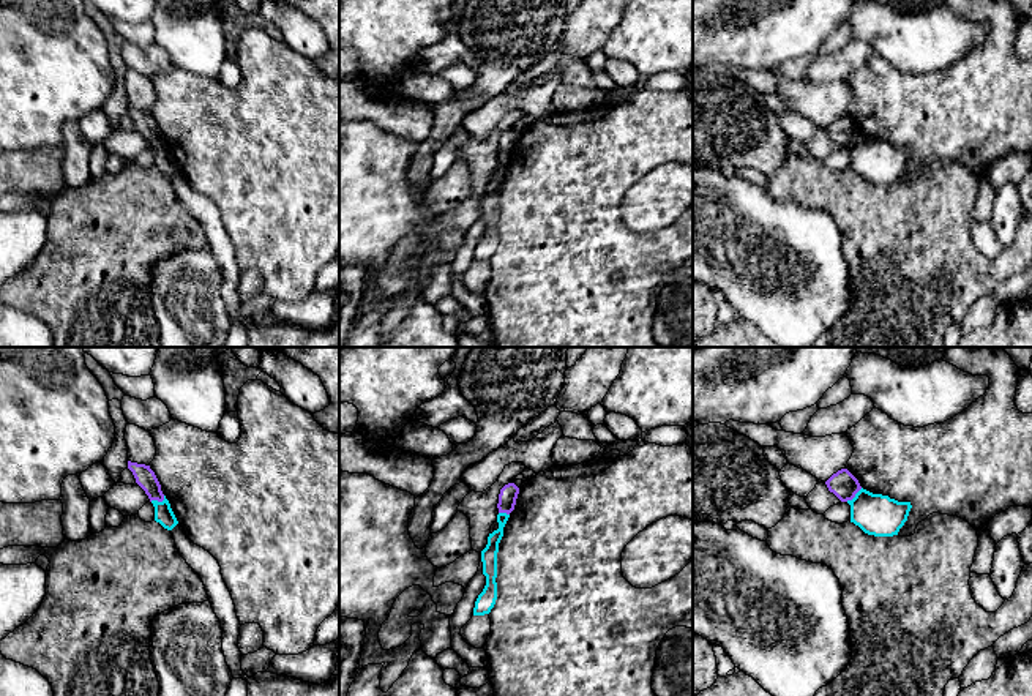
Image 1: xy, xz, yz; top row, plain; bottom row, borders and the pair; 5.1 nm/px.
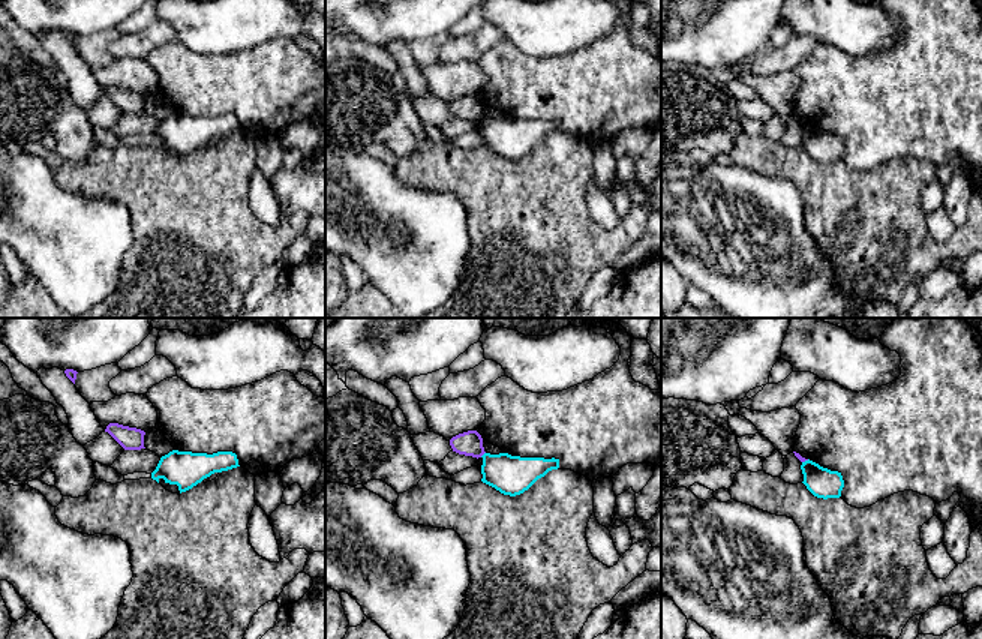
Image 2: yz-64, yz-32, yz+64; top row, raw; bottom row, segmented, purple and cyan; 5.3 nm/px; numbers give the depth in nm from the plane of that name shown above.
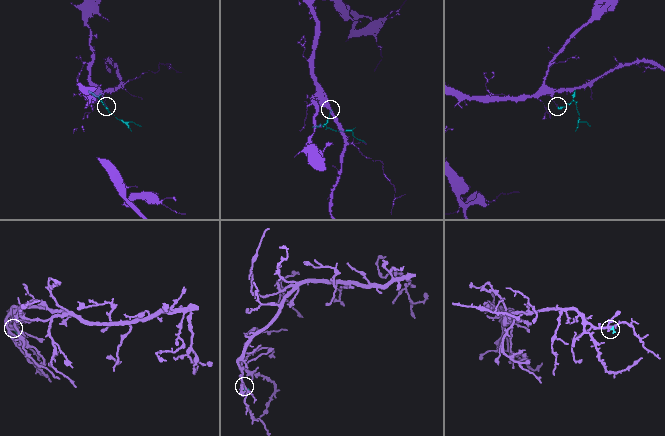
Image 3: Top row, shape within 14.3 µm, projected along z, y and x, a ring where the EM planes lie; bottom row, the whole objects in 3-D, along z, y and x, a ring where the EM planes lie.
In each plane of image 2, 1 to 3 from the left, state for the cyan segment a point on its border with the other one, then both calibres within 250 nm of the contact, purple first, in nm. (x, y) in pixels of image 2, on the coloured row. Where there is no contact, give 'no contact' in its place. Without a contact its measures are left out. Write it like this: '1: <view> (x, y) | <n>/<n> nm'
1: no contact
2: yz-32 (482, 455) | 130/220 nm
3: yz+64 (805, 459) | 30/160 nm

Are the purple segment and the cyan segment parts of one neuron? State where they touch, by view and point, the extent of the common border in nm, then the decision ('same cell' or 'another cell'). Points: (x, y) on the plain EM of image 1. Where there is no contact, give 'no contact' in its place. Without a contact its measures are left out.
xy (158, 147) | 80 nm | same cell

